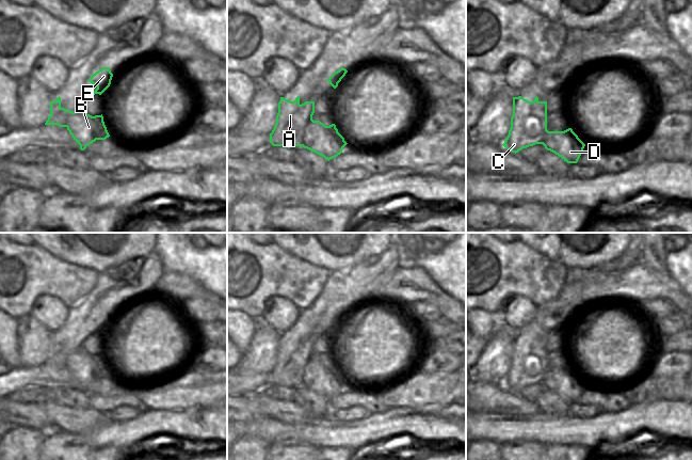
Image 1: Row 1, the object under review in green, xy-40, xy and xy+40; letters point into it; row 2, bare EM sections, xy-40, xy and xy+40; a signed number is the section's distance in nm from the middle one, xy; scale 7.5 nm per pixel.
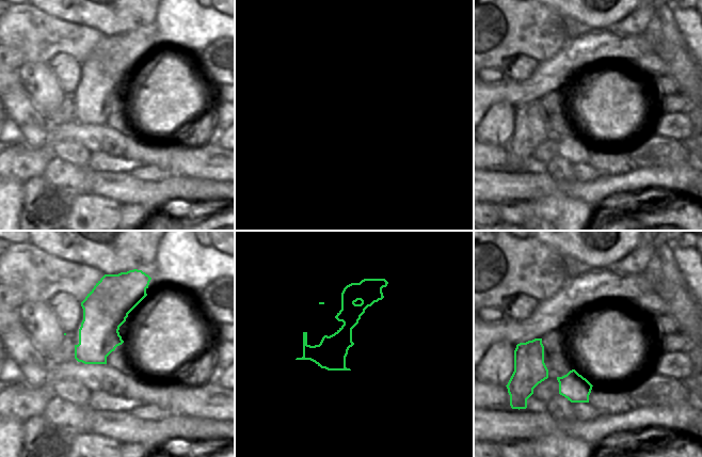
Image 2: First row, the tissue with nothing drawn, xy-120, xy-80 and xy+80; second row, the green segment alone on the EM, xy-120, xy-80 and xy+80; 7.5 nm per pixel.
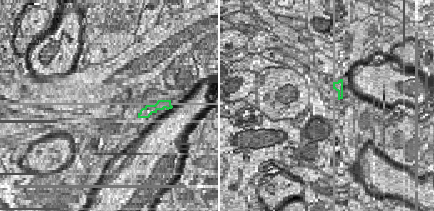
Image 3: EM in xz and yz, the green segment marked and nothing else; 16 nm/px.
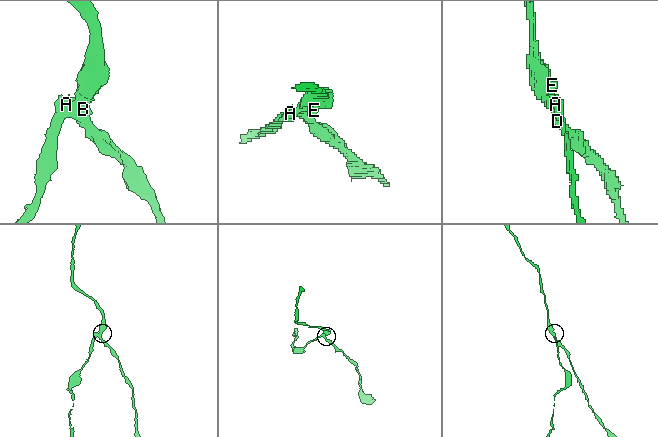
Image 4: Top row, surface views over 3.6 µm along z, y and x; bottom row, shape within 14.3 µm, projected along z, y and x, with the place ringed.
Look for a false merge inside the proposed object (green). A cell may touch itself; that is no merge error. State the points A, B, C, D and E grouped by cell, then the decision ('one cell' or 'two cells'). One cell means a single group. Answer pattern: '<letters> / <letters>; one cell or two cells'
A C / B D E; two cells

